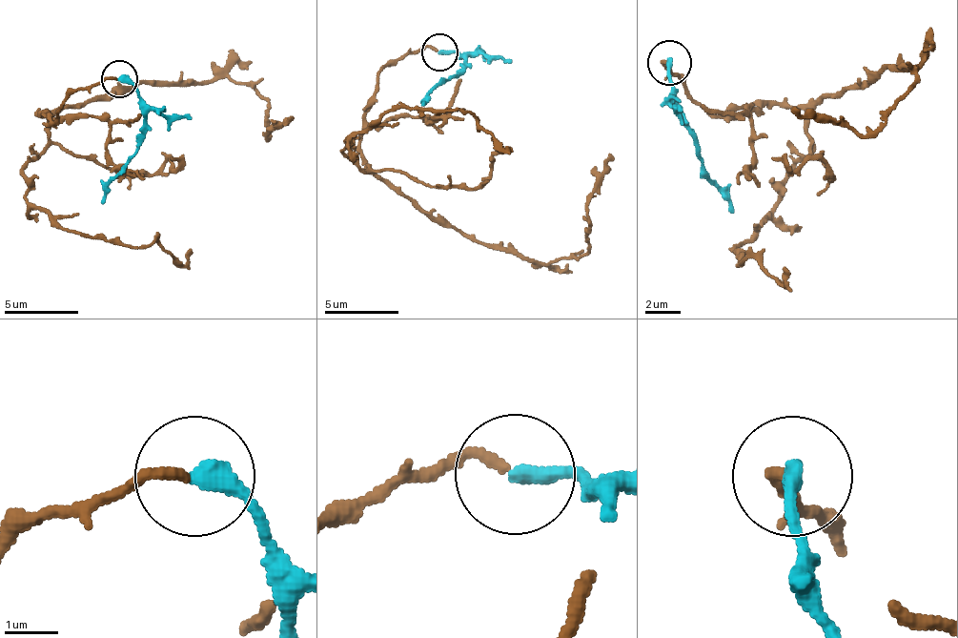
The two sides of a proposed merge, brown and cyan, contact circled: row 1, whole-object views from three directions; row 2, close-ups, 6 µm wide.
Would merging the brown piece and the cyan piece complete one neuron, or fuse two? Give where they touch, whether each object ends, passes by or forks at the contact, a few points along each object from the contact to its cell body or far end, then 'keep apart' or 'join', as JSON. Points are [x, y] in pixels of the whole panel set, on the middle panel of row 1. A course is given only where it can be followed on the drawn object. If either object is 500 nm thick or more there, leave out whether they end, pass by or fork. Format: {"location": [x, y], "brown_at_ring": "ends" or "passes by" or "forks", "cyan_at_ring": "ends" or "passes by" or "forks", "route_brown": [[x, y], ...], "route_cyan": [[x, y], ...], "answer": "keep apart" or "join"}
{"location": [439, 51], "brown_at_ring": "ends", "cyan_at_ring": "ends", "route_brown": [[438, 51], [423, 48], [379, 73], [361, 158], [464, 236], [538, 261], [579, 257], [597, 176], [612, 154]], "route_cyan": [[438, 51], [460, 58], [464, 66], [442, 80], [420, 106]], "answer": "join"}

